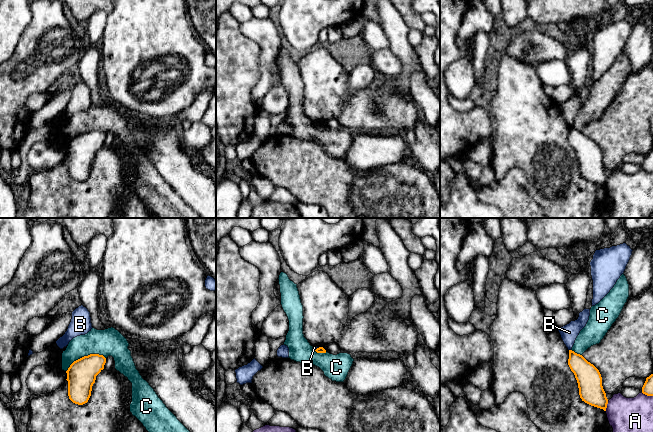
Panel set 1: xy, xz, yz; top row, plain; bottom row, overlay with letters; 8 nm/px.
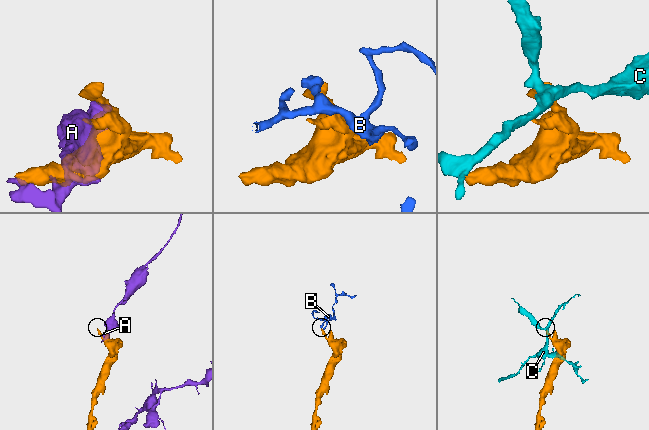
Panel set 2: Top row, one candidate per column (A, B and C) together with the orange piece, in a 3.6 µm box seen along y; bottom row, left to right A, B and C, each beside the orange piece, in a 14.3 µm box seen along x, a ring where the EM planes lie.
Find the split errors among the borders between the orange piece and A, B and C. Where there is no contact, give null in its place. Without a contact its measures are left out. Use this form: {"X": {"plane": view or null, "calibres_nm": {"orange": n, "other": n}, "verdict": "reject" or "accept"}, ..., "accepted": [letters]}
{"A": {"plane": "yz", "calibres_nm": {"orange": 90, "other": 340}, "verdict": "reject"}, "B": {"plane": "xz", "calibres_nm": {"orange": 50, "other": 30}, "verdict": "reject"}, "C": {"plane": "xy", "calibres_nm": {"orange": 240, "other": 220}, "verdict": "reject"}, "accepted": []}

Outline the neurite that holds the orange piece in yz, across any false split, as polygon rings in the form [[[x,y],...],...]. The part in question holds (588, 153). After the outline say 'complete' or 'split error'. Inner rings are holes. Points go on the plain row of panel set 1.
[[[569,126],[568,141],[577,156],[582,177],[606,187],[608,175],[599,146],[582,131],[572,126]]]; complete

